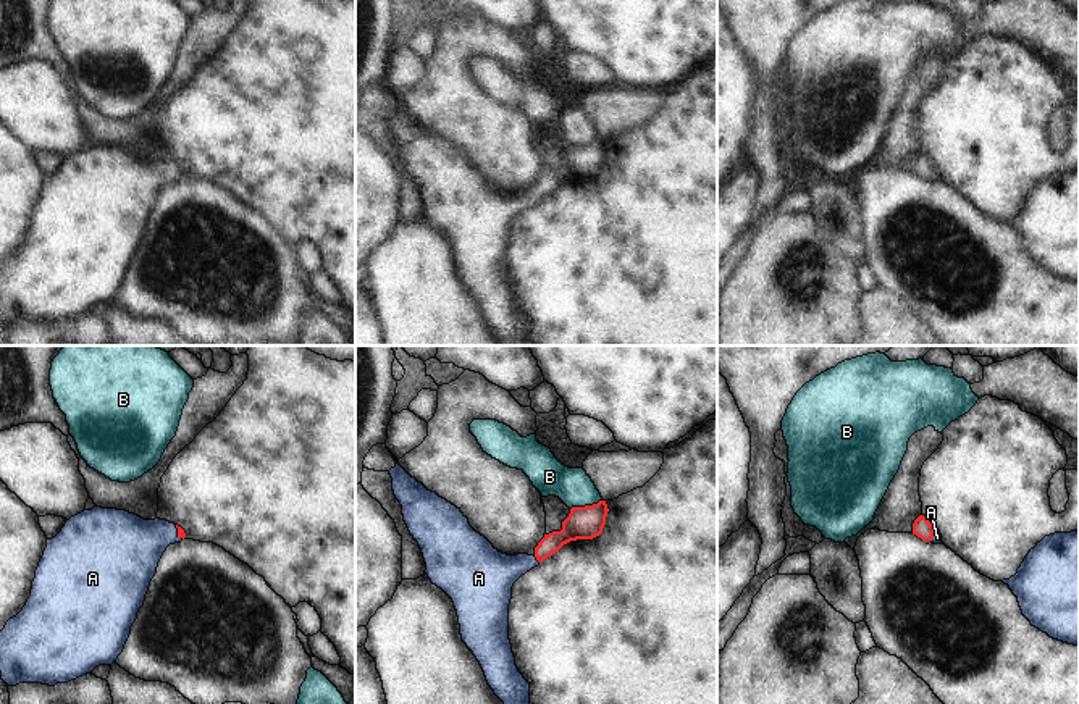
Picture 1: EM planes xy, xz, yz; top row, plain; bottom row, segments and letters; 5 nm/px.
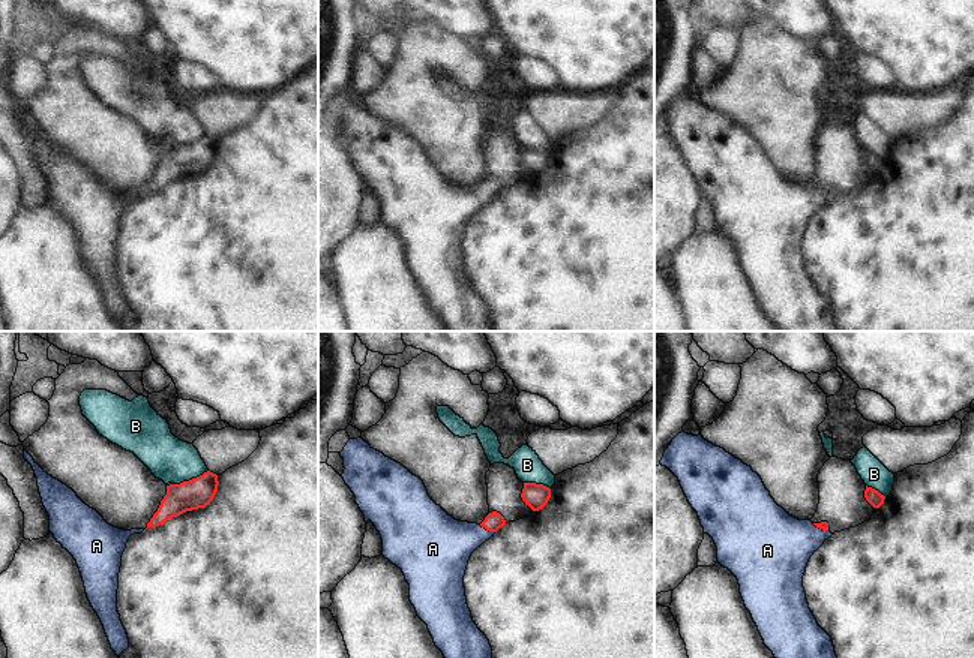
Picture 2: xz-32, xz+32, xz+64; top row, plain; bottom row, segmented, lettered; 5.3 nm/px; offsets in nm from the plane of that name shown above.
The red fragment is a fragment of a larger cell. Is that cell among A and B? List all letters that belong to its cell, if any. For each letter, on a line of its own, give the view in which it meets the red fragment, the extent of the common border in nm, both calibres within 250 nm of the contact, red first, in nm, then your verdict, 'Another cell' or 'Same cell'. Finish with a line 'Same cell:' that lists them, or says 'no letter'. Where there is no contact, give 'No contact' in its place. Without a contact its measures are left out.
A: Touches red in xz. Shared border 50 nm. Thickness 130 nm (red) against 260 nm. Same cell
B: Touches red in xz. Shared border 170 nm. Thickness 160 nm (red) against 180 nm. Another cell
Same cell: A

